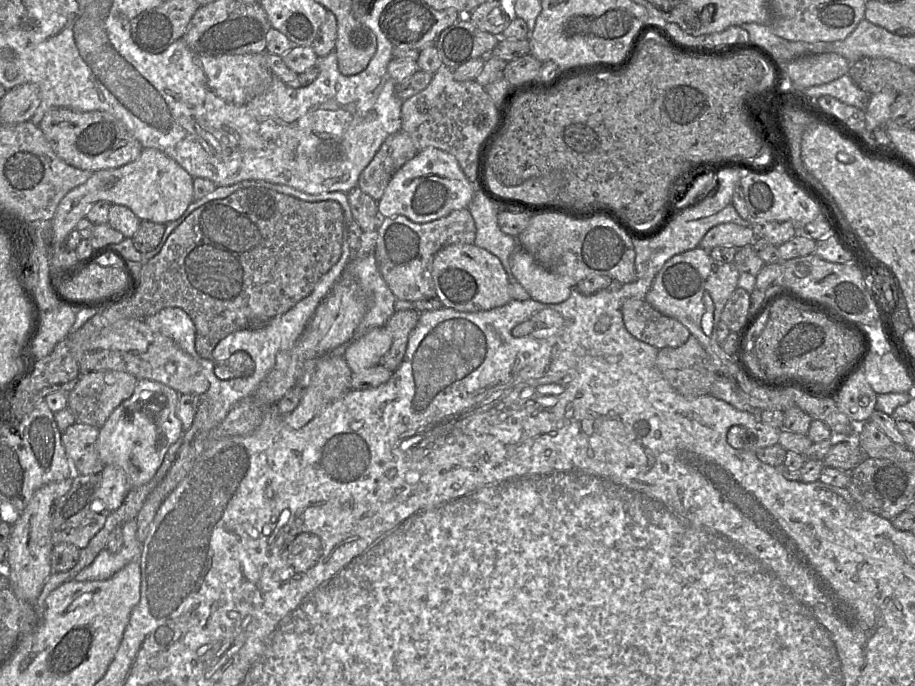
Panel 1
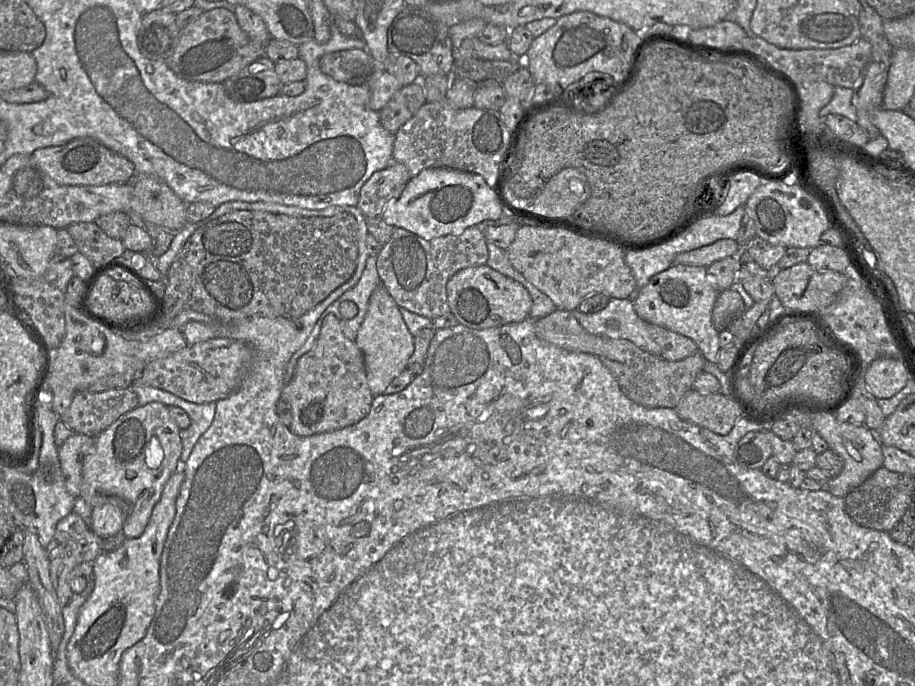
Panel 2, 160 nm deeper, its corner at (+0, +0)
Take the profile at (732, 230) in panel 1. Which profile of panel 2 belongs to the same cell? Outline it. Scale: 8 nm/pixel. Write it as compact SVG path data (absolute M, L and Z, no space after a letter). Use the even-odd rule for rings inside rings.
M720 239L710 245L678 254L673 265L702 266L708 268L712 263L730 256L738 256L738 243L732 239Z

